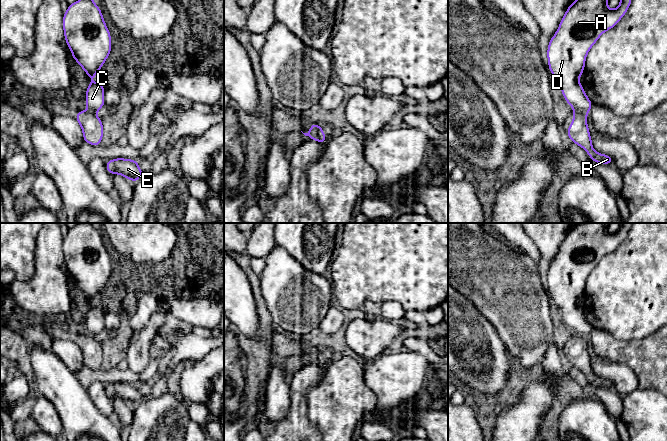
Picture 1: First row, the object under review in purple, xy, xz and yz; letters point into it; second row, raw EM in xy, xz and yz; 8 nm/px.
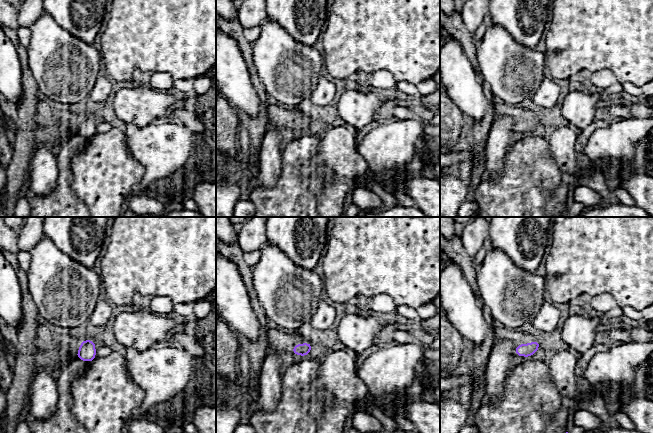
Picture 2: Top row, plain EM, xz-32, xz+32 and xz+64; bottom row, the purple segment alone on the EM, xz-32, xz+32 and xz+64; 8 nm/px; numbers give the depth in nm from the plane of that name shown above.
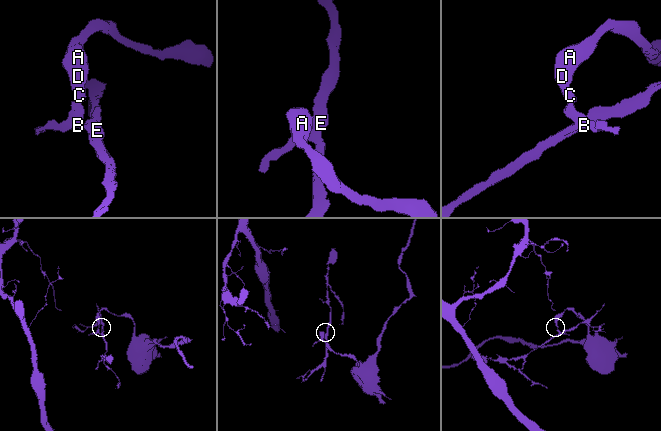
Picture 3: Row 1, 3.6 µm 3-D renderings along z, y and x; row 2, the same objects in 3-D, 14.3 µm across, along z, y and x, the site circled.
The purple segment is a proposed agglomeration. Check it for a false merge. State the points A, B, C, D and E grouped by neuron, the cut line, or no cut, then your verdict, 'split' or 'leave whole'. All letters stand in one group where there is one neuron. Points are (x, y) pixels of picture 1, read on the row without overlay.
A C D / B E | yz (574, 333), (585, 338) | split

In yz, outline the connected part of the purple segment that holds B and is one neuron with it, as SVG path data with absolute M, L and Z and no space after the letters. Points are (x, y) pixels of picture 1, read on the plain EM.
M573 334L573 338L574 342L569 349L569 353L566 354L572 367L582 371L596 388L613 388L613 382L611 380L600 378L593 373L586 338L576 334Z

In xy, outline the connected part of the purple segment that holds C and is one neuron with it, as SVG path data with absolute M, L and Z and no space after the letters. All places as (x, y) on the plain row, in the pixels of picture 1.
M92 223L69 228L63 238L65 265L73 283L83 292L91 306L85 318L88 334L96 337L105 329L105 311L93 305L111 276L111 258L100 231Z

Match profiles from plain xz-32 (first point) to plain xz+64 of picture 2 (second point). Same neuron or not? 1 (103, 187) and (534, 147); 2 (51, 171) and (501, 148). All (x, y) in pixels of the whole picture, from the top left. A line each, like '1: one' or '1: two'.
1: two
2: one

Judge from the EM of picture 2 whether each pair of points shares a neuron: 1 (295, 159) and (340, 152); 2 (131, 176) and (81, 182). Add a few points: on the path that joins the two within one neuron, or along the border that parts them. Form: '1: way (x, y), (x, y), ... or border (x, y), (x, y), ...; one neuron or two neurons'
1: border (321, 139), (319, 151), (302, 166), (303, 177); two neurons
2: way (119, 176), (105, 176), (100, 181), (93, 182); one neuron

